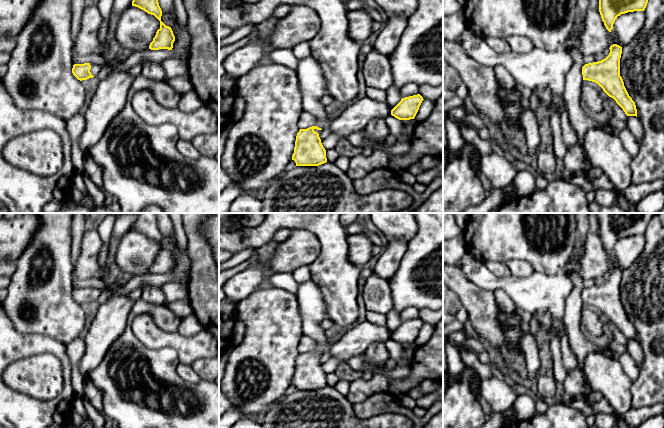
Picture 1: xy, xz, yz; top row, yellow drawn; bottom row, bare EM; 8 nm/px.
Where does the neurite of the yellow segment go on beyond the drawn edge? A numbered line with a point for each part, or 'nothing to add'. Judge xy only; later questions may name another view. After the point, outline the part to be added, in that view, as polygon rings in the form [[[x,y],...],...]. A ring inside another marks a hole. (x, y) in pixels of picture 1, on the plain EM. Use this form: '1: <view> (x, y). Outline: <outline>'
1: xy (95, 291). Outline: [[[90,287],[90,289],[91,289],[90,296],[94,301],[99,298],[103,291],[101,288],[98,287]]]

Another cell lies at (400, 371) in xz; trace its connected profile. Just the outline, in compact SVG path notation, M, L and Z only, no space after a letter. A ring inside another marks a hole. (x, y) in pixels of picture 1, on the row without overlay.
M363 354L363 366L366 370L370 371L373 375L381 374L391 380L399 380L403 378L407 378L410 375L411 367L410 364L399 365L397 364L394 369L388 370L385 365L382 366L373 366L369 359Z

